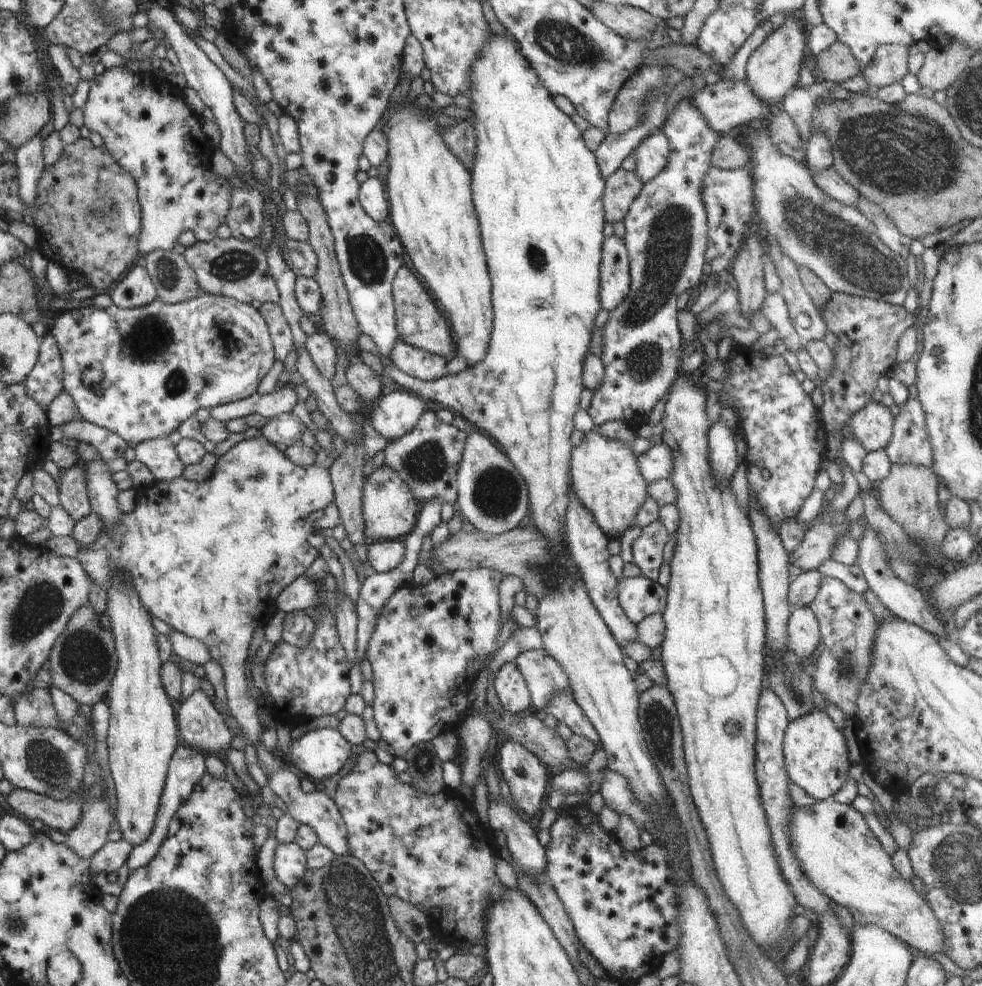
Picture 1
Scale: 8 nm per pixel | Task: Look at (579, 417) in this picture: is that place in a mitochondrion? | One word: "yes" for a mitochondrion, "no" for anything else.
no

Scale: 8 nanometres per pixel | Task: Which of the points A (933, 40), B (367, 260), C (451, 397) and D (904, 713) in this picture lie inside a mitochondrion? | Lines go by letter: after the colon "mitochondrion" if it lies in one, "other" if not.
A: other
B: mitochondrion
C: other
D: other

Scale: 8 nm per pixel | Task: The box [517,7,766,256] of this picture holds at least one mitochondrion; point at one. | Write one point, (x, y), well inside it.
(560, 41)

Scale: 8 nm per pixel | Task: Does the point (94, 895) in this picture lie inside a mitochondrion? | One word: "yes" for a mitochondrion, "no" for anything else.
no

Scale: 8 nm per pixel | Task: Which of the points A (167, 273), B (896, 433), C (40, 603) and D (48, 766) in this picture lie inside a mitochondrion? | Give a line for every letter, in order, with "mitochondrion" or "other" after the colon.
A: mitochondrion
B: other
C: mitochondrion
D: mitochondrion

